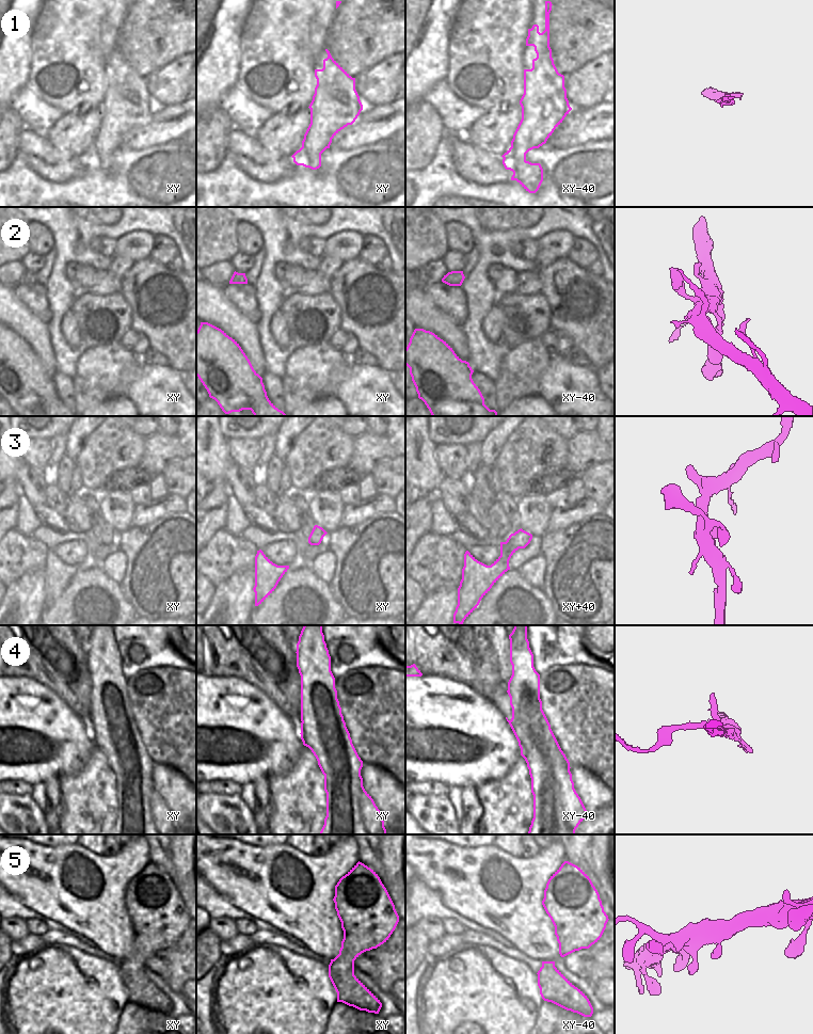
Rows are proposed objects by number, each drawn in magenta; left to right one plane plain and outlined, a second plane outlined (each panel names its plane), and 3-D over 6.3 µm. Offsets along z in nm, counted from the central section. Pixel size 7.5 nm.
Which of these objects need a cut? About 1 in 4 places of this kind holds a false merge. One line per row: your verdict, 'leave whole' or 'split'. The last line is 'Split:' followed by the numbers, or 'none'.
1: leave whole
2: leave whole
3: leave whole
4: split
5: leave whole
Split: 4

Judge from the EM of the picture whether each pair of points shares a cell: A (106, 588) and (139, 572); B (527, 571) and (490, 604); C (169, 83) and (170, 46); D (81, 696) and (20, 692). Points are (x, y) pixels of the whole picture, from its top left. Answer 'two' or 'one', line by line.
A: two
B: two
C: two
D: two

